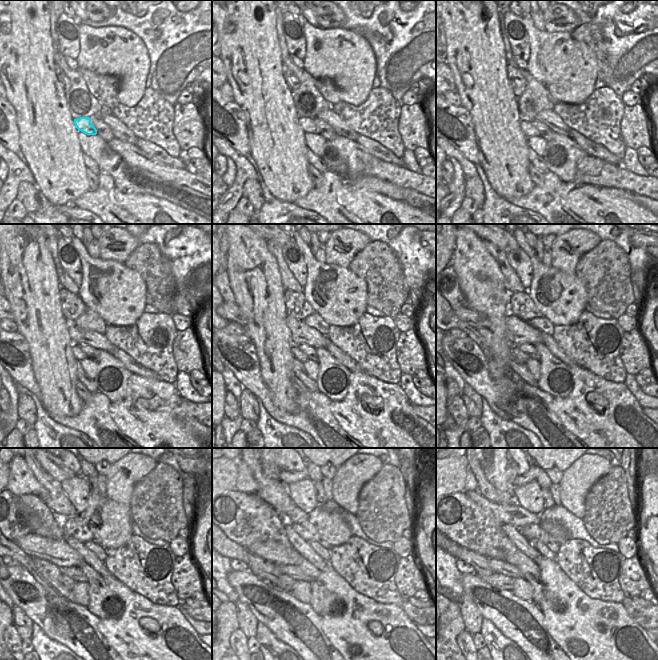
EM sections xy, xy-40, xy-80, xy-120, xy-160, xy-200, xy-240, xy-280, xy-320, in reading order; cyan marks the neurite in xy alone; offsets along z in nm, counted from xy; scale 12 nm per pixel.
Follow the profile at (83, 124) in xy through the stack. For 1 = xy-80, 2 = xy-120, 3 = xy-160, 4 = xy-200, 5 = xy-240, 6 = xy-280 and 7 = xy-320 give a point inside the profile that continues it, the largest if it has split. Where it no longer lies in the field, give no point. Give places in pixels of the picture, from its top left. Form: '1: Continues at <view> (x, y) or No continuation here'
1: Continues at xy-80 (527, 127)
2: Continues at xy-120 (78, 354)
3: Continues at xy-160 (299, 357)
4: Continues at xy-200 (517, 360)
5: Continues at xy-240 (66, 584)
6: Continues at xy-280 (285, 583)
7: Continues at xy-320 (496, 580).

